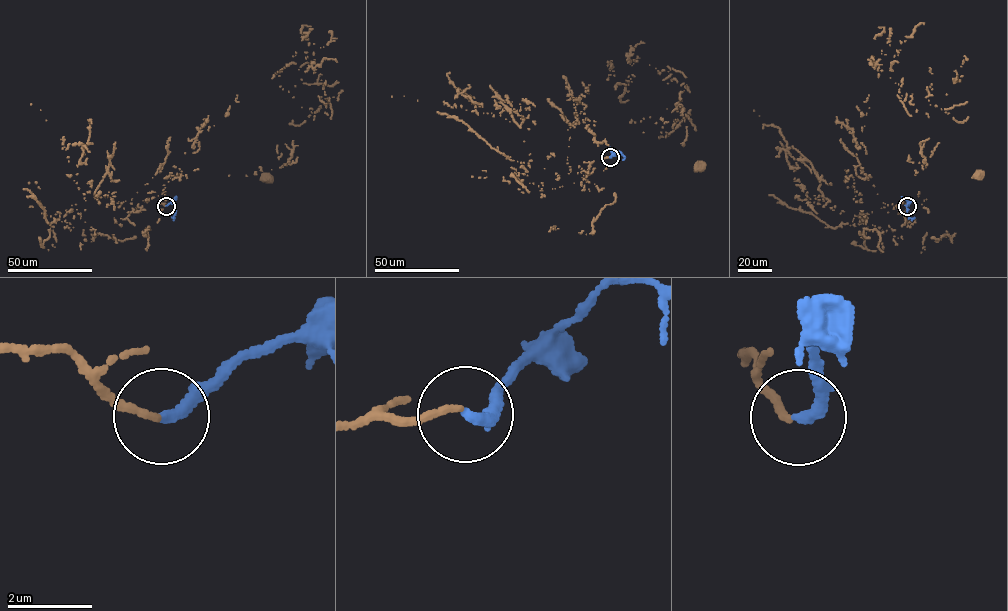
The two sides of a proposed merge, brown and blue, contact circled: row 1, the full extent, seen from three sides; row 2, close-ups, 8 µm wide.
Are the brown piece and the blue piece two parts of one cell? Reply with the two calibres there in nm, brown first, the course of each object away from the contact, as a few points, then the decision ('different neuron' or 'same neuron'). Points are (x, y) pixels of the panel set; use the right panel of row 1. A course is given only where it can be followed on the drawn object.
calibres 140 and 280 nm; course brown (907, 206), (877, 194), (852, 155), (879, 66), (899, 98), (965, 121), (977, 173); course blue (907, 206), (907, 215), (914, 218); same neuron

